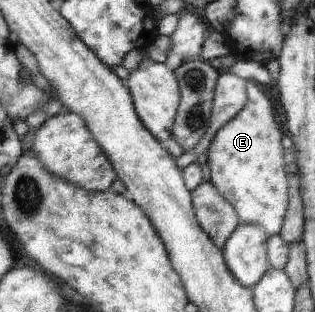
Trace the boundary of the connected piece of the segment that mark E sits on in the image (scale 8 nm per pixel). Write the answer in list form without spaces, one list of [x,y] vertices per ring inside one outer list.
[[[246,79],[245,82],[246,104],[238,116],[218,130],[205,148],[208,150],[207,166],[210,168],[212,184],[218,194],[234,207],[239,224],[260,224],[270,237],[281,231],[289,203],[285,152],[270,98],[260,86],[258,88],[256,81]]]

